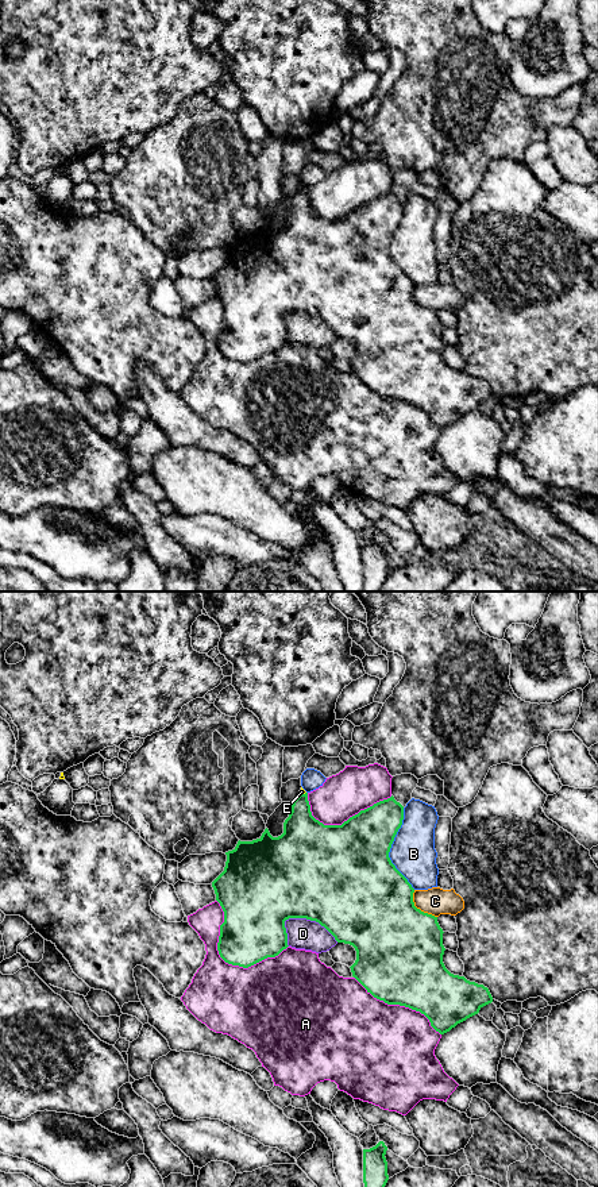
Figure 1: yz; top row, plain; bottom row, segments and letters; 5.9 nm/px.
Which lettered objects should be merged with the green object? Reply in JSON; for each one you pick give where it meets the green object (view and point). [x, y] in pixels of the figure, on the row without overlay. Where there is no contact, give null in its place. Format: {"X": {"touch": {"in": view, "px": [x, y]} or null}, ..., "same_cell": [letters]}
{"same_cell": []}

